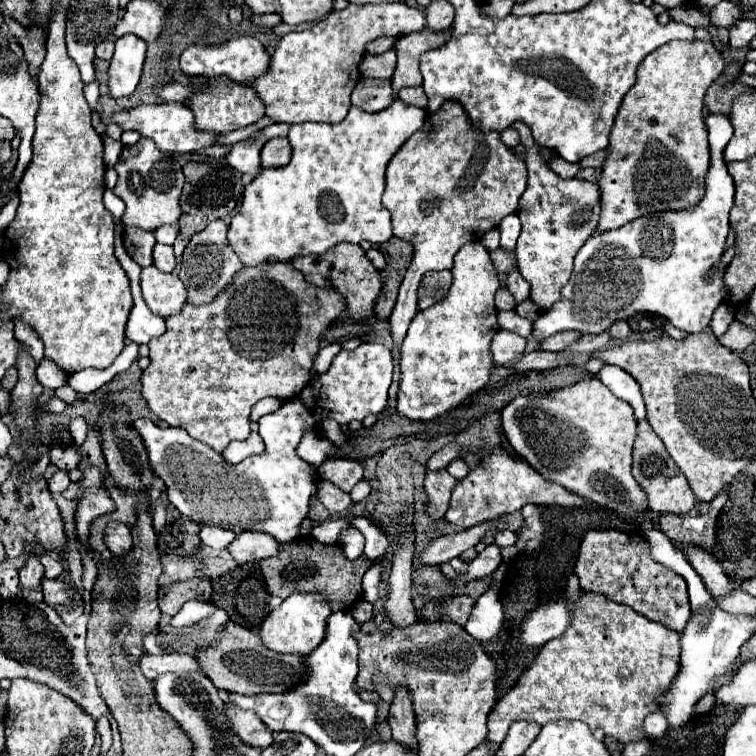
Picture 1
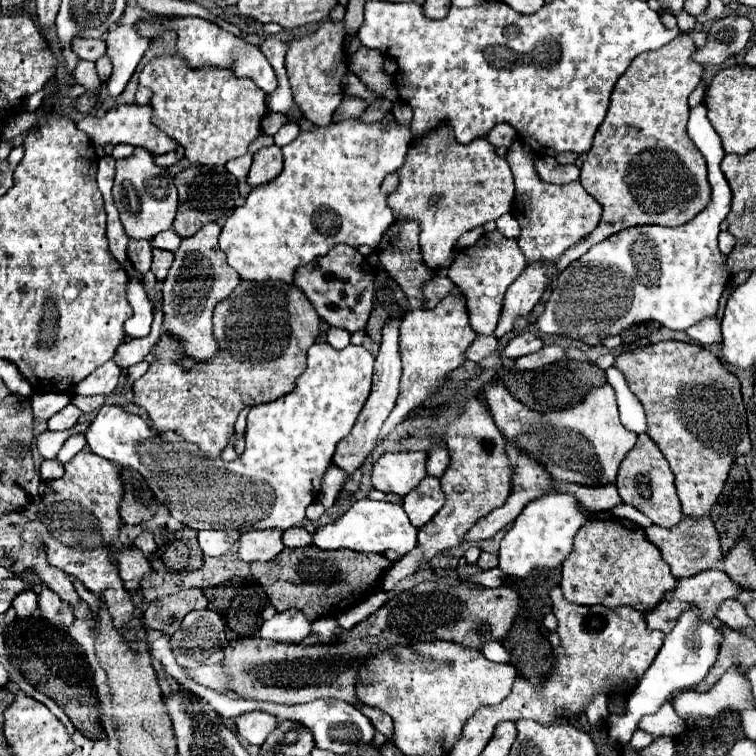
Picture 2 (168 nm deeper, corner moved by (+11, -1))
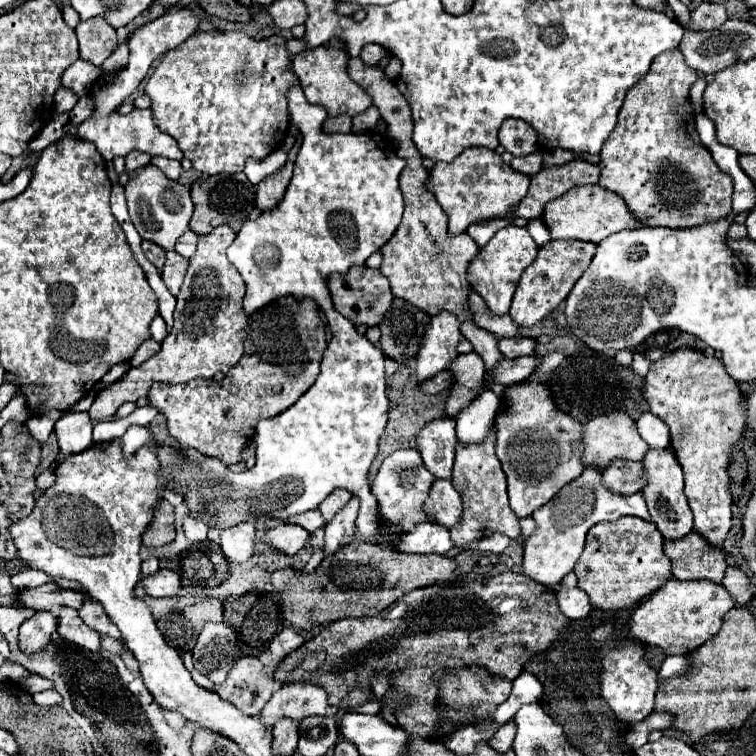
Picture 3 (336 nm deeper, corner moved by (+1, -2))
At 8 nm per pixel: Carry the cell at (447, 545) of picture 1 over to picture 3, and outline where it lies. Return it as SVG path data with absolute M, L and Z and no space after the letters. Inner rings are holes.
M548 353L542 357L542 367L530 377L528 383L512 385L508 395L500 399L500 409L496 415L496 427L498 427L498 439L496 439L496 455L502 463L502 469L508 477L508 497L510 507L514 509L516 517L530 517L538 507L542 507L546 501L550 501L564 485L578 479L584 471L580 463L580 451L572 451L570 443L580 439L582 423L570 419L566 413L560 413L558 407L554 407L554 401L550 399L550 391L542 387L542 379L550 377L550 371L554 371L564 359L564 353Z

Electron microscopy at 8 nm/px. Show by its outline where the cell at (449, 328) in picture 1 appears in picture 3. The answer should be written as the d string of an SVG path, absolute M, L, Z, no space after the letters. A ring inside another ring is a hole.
M440 311L438 315L430 317L416 355L416 381L424 383L440 371L448 369L450 363L458 357L456 347L462 337L460 319L454 313Z

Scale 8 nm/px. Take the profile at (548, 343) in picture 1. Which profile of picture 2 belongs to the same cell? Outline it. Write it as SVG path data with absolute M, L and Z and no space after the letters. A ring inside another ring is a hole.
M520 332L516 338L512 338L502 350L500 350L500 356L502 358L510 358L510 360L516 360L520 356L526 356L526 354L532 354L536 350L540 350L544 346L542 338L536 336L534 332Z

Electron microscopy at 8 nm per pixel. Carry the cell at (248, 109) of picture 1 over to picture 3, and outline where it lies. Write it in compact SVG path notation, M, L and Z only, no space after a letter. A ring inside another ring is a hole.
M240 31L196 33L188 37L180 47L172 49L160 59L146 83L144 91L152 99L156 127L178 141L184 157L192 161L194 169L208 175L240 173L248 157L266 157L270 151L282 145L282 139L288 133L290 119L286 91L298 83L288 57L290 53L284 49L284 39L278 35L264 41L256 41Z

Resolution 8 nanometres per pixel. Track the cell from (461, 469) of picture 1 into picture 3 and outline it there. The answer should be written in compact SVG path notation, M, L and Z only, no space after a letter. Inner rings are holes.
M450 417L436 419L428 423L418 433L418 451L424 459L426 469L440 479L452 477L452 463L454 463L454 447L456 447L456 421Z

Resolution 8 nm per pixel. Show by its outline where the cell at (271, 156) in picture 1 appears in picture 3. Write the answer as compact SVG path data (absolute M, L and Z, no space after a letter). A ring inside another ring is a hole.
M299 136L296 139L296 144L288 151L288 161L286 161L286 165L282 167L282 171L264 177L264 179L258 183L256 203L258 203L258 209L260 209L260 211L270 209L272 205L278 205L278 201L284 197L286 187L288 187L288 183L290 183L290 179L292 179L293 176L294 163L301 146L301 141L302 137Z

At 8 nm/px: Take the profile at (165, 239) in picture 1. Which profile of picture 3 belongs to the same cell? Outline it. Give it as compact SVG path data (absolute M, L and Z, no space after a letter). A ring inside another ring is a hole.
M218 225L208 235L198 235L194 231L186 231L174 245L174 251L182 257L192 257L190 267L186 271L184 283L176 295L176 311L174 311L174 327L170 335L162 341L160 353L144 361L140 367L132 367L128 375L124 375L114 385L96 393L96 399L90 407L92 421L106 421L114 417L118 407L126 401L138 401L148 395L148 389L156 381L164 383L188 383L196 377L210 379L216 371L228 371L234 367L242 353L242 337L240 329L246 327L246 313L242 307L244 299L244 281L234 265L226 259L226 249L234 241L236 233L228 225Z

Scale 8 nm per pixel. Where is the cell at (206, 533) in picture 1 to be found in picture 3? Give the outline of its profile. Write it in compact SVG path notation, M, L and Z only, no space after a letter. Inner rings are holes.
M240 523L220 531L220 549L228 561L246 561L254 553L256 527L252 523Z

